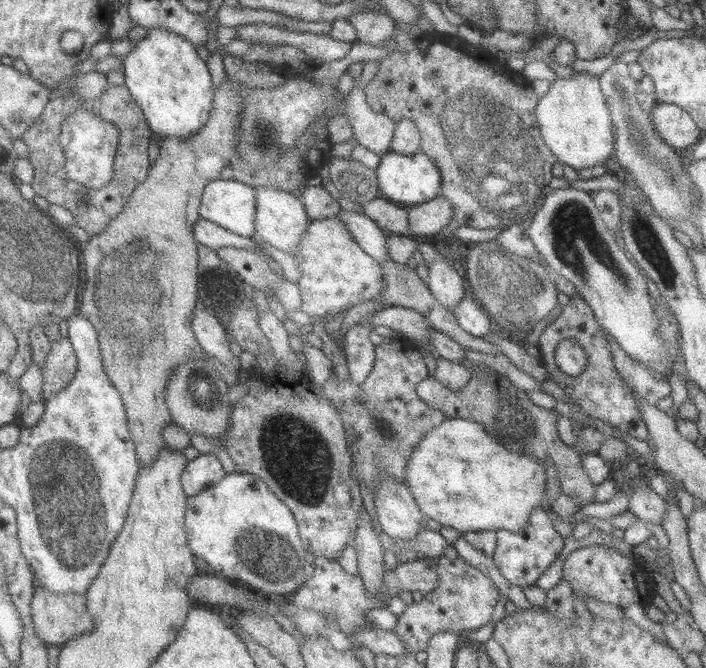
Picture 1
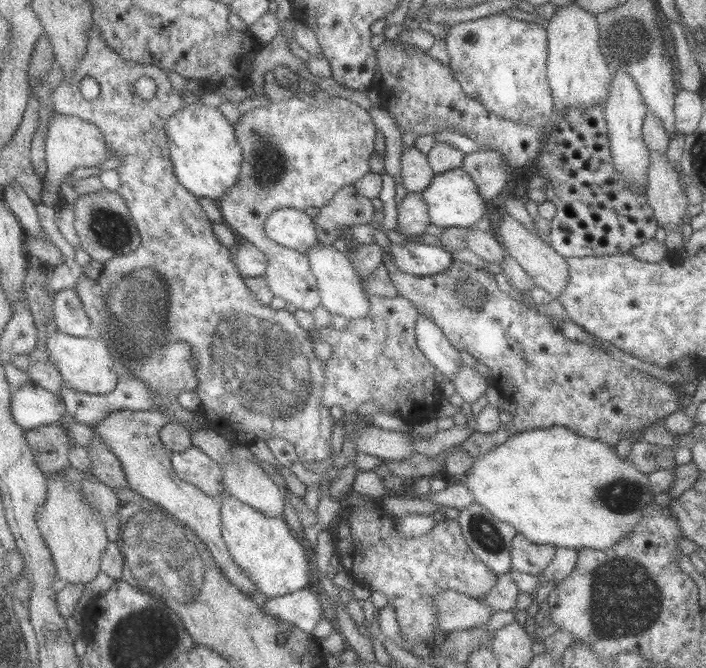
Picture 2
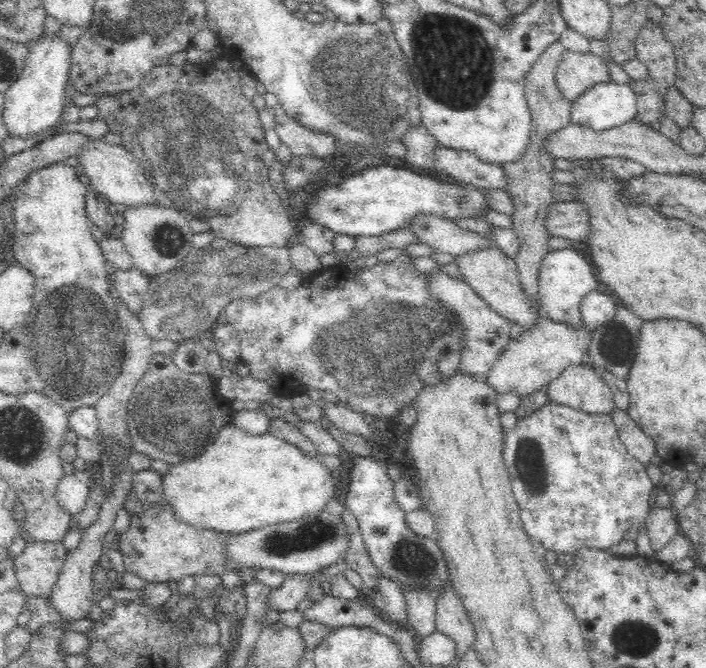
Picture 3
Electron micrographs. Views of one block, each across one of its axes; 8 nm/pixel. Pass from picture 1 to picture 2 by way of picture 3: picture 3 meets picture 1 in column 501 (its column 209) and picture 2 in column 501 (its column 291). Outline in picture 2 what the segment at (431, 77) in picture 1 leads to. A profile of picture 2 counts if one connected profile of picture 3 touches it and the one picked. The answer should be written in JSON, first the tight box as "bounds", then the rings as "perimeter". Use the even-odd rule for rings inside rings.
{"bounds":[495,211,569,300],"perimeter":[[[504,211],[500,228],[498,228],[495,236],[499,244],[504,246],[508,254],[534,280],[536,287],[544,288],[553,298],[558,300],[569,280],[568,264],[567,260],[551,247],[547,239],[530,229],[526,229],[506,211]]]}

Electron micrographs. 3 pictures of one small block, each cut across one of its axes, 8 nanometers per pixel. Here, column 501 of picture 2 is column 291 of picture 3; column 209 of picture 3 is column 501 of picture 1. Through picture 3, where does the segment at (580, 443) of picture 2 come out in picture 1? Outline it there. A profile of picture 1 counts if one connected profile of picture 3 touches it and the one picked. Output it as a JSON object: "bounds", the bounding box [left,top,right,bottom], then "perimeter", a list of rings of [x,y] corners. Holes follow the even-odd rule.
{"bounds":[408,416,546,533],"perimeter":[[[454,416],[440,423],[416,447],[408,465],[408,484],[425,514],[441,526],[450,526],[460,533],[500,532],[503,529],[518,532],[528,523],[532,509],[542,506],[543,492],[546,492],[546,468],[527,450],[510,452],[506,446],[496,444],[480,423]]]}

